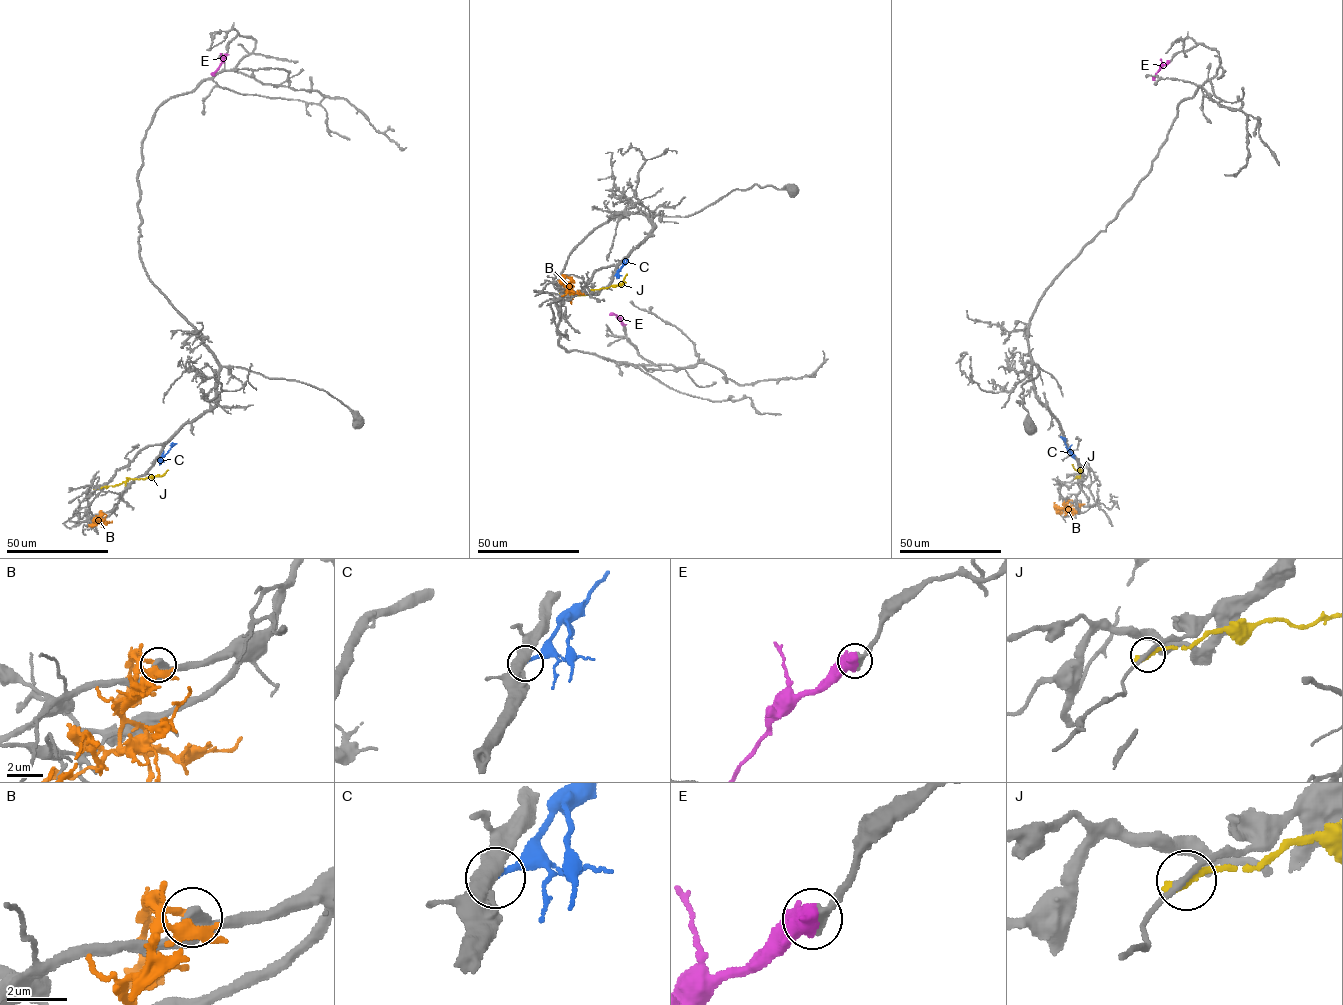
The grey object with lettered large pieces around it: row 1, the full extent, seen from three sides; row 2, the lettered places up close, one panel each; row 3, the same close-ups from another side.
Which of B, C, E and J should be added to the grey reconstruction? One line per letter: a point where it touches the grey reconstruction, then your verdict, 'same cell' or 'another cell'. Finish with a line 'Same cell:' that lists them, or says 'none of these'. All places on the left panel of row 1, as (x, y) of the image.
B: contact (103, 512); another cell
C: contact (156, 459); another cell
E: contact (226, 54); same cell
J: contact (95, 489); another cell
Same cell: E

